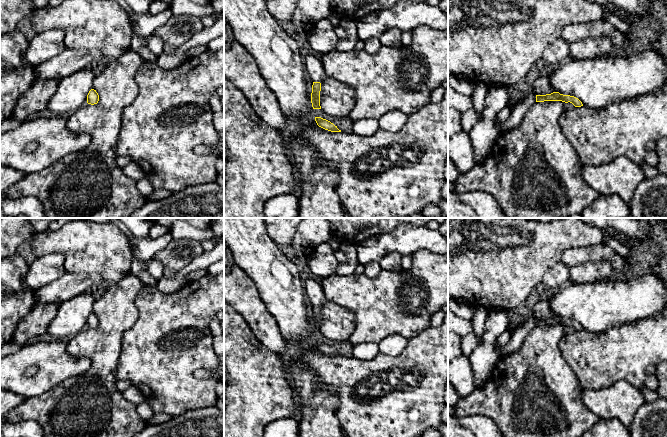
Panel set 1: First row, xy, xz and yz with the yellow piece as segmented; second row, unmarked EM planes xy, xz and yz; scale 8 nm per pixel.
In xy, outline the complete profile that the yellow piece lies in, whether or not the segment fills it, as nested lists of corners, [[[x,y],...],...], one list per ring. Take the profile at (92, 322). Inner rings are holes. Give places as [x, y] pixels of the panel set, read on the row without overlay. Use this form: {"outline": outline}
{"outline": [[[91,313],[87,319],[87,327],[94,329],[94,328],[97,328],[98,325],[99,325],[98,317],[96,316],[96,314]]]}

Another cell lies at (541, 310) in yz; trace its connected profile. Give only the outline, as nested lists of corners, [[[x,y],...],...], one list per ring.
[[[547,297],[546,299],[537,299],[530,316],[535,319],[546,319],[557,315],[552,311],[549,297]]]

